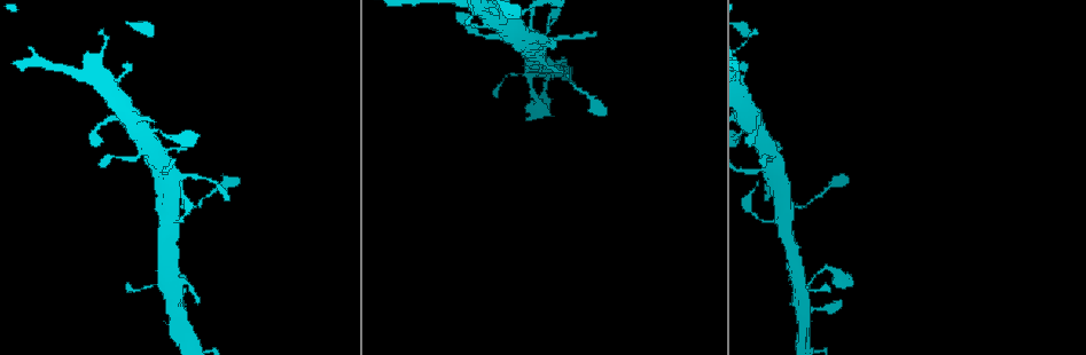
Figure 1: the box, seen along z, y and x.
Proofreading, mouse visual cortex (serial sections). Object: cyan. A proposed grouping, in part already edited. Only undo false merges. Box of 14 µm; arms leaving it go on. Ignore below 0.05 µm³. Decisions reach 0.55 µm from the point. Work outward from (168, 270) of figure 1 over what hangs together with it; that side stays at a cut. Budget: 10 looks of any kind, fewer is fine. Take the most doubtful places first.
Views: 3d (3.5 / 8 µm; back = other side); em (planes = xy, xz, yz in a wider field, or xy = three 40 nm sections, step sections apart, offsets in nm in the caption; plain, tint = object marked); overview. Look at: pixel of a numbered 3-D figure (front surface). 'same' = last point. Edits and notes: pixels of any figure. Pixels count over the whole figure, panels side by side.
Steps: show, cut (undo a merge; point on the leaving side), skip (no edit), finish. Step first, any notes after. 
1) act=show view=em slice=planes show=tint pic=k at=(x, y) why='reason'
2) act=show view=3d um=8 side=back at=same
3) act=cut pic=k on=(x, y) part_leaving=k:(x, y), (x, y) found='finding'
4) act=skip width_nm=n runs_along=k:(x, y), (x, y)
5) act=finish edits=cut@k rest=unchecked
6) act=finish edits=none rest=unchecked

act=show view=3d um=3.5 pic=1 at=(542, 60) why='four arms meet'

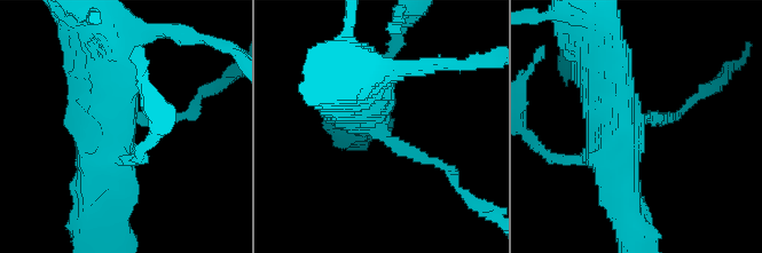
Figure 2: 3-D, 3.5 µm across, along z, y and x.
act=show view=em slice=xy step=3 show=tint pic=2 at=(373, 125) why='now the EM'

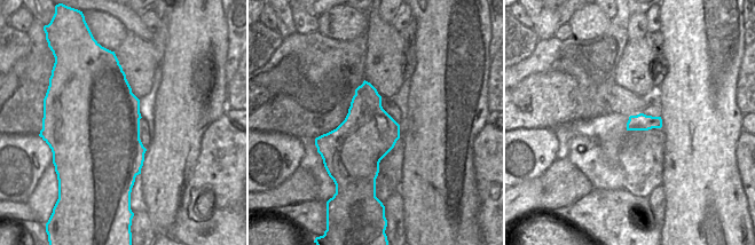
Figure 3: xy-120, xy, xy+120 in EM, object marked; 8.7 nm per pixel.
act=show view=em slice=xy step=1 show=tint at=same

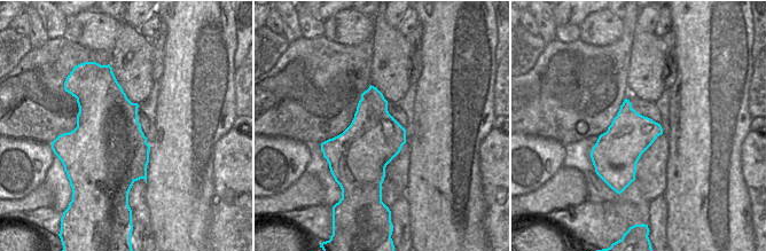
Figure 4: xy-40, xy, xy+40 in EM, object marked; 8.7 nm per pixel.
act=skip runs_along=2:(622, 196), (617, 115), (596, 45) found='continuous, no second cell'

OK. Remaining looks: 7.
act=show view=3d um=8 pic=1 at=(523, 38) why='thick turns thin'

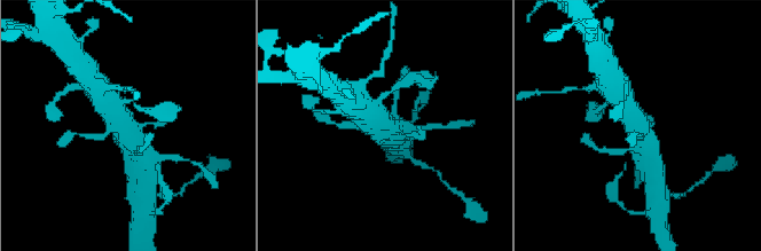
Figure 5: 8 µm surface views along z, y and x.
act=show view=em slice=xy step=5 show=tint pic=5 at=(129, 133) why='need the tissue'

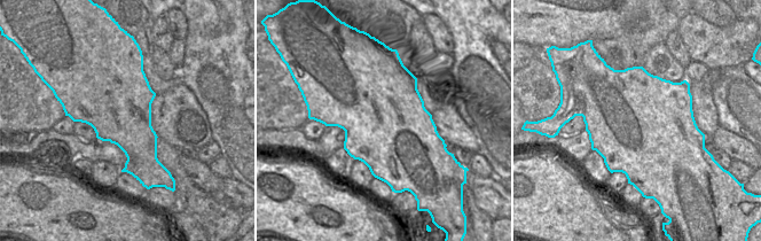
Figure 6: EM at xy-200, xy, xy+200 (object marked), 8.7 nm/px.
act=skip runs_along=5:(142, 171), (142, 153), (116, 115) found='all the same cell'

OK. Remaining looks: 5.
act=show view=3d um=3.5 pic=1 at=(120, 119) why='calibre changes'

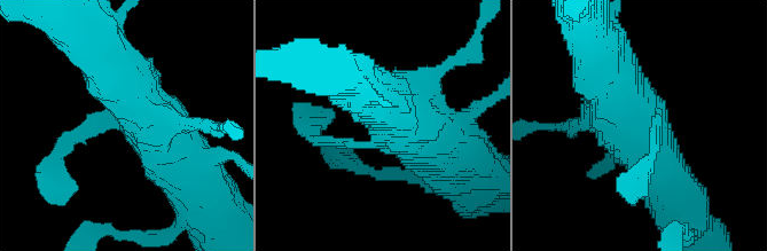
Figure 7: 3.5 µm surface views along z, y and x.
act=show view=em slice=xy step=2 show=tint pic=7 at=(383, 137) why='now the EM'

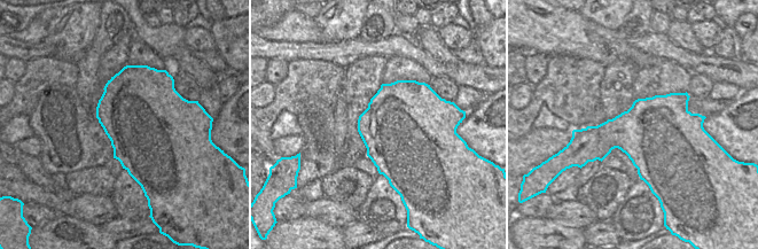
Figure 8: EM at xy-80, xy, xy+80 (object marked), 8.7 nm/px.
act=skip width_nm=800 runs_along=7:(181, 166), (156, 124), (100, 51) found='one cell here'

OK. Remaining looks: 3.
act=show view=3d um=3.5 pic=1 at=(545, 77) why='thin arm on a thick one'

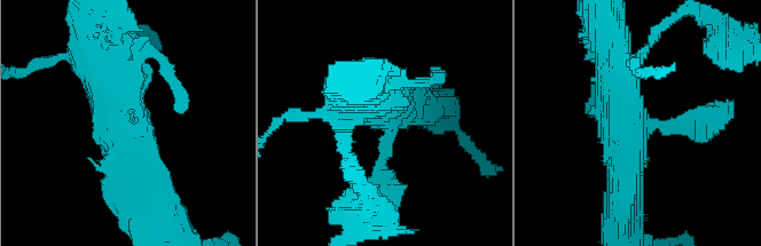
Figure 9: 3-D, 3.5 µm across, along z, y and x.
act=show view=em slice=xy step=3 show=tint pic=9 at=(646, 127) why='need the tissue'

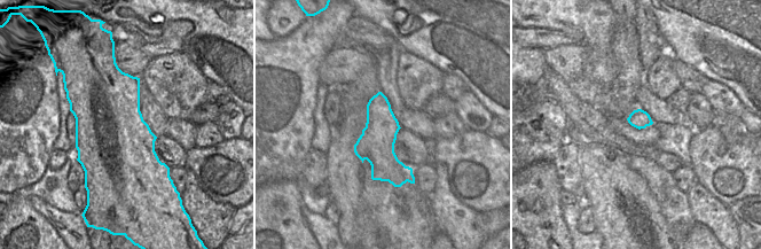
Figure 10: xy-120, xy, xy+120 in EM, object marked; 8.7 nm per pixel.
act=skip arm_widths_nm=150,400,500,600 runs_along=9:(108, 61), (128, 156), (157, 201) found='all the same cell'

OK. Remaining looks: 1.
act=finish edits=none rest=unchecked

